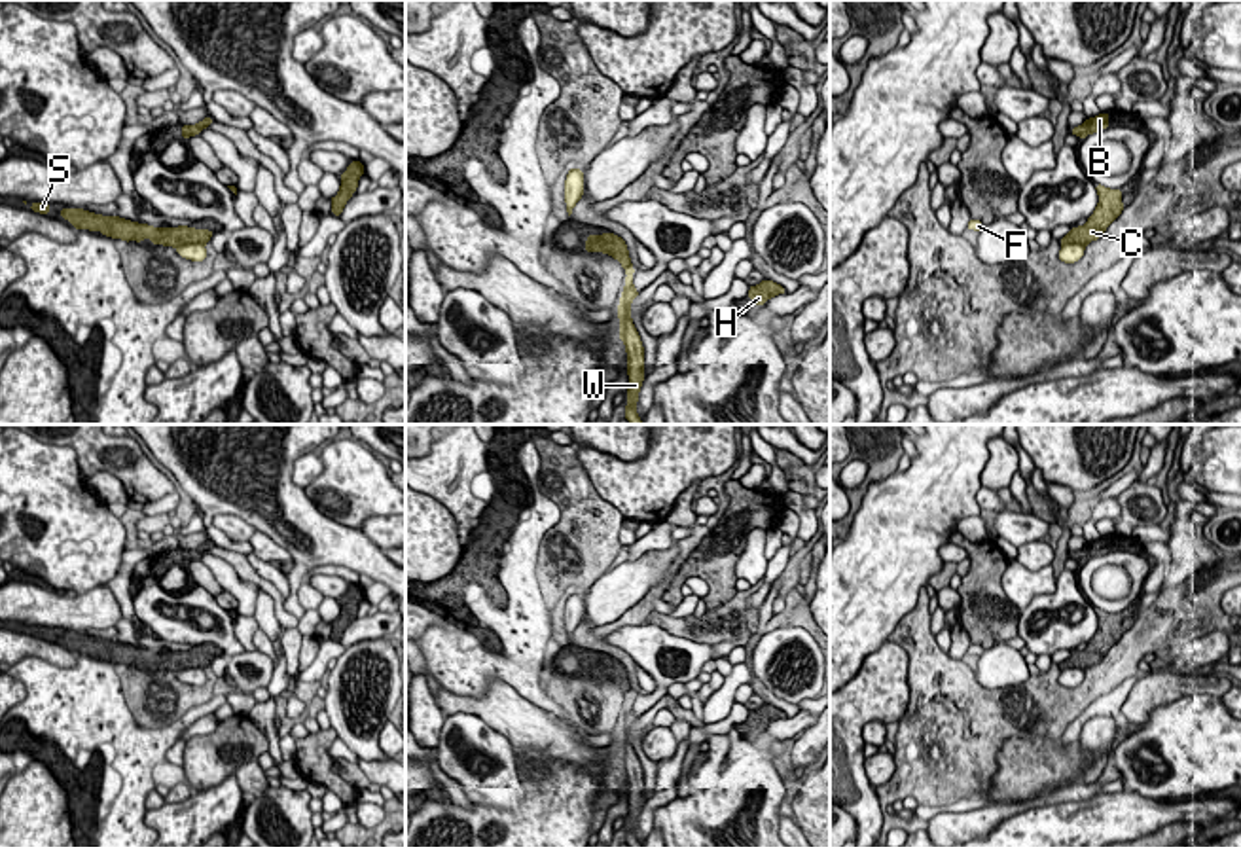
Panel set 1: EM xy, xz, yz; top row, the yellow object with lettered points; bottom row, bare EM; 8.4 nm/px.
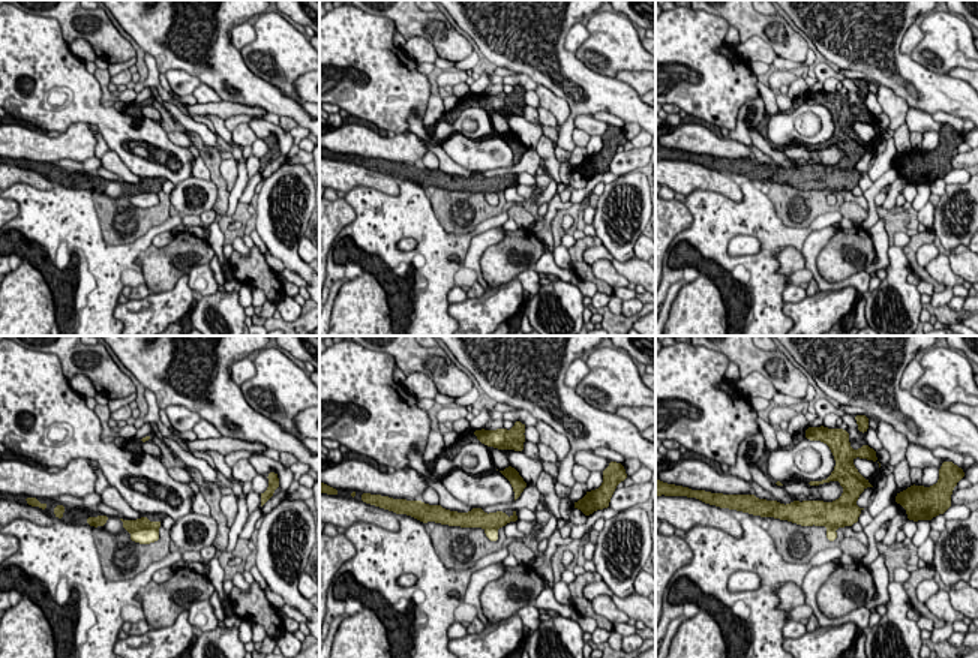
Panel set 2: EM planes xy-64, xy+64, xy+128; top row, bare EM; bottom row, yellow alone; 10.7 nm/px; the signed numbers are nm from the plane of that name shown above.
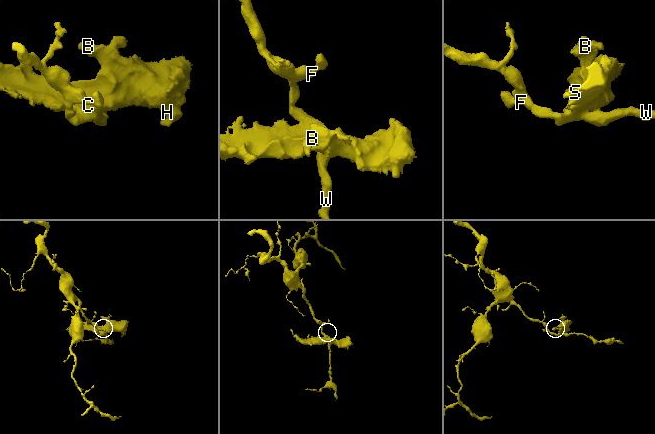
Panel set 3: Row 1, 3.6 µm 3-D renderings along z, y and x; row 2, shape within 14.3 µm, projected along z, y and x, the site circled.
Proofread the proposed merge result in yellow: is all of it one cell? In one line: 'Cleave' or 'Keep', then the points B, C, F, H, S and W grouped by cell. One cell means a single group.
Cleave. Groups: B C H S / F W

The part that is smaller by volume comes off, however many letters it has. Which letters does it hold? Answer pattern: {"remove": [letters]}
{"remove": ["B", "C", "H", "S"]}

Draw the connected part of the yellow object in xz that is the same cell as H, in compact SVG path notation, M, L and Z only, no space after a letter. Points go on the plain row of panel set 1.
M767 703L762 705L758 711L748 712L748 722L754 726L754 730L764 730L769 722L779 718L786 718L786 712Z

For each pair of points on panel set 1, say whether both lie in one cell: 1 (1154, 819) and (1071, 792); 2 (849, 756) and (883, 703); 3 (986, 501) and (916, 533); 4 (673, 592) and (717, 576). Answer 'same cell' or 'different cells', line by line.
1: different cells
2: same cell
3: different cells
4: same cell

